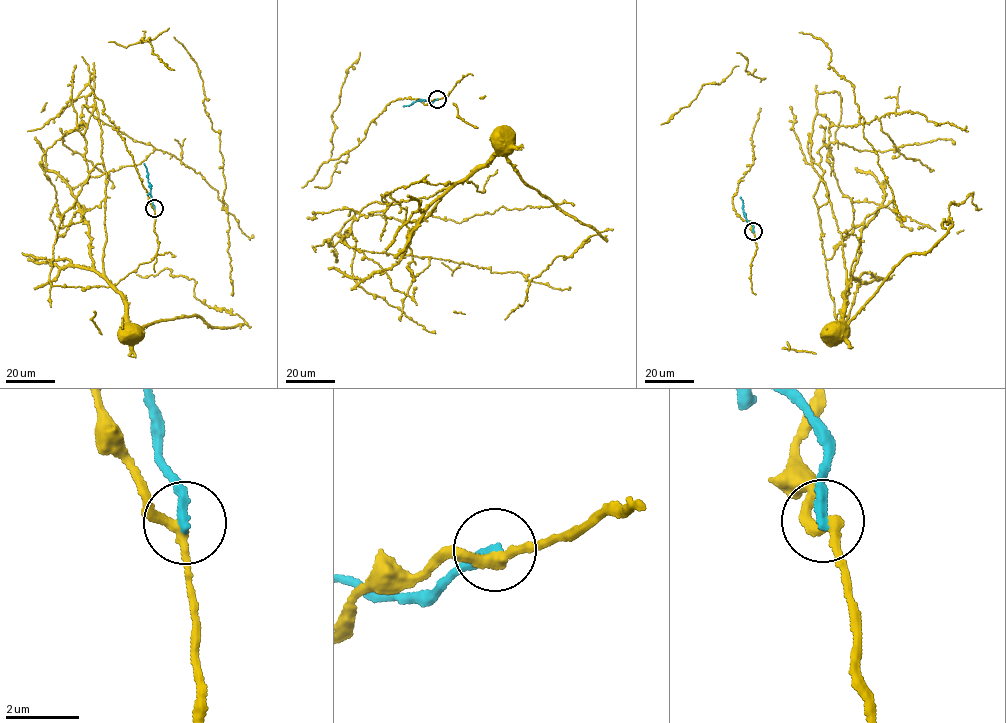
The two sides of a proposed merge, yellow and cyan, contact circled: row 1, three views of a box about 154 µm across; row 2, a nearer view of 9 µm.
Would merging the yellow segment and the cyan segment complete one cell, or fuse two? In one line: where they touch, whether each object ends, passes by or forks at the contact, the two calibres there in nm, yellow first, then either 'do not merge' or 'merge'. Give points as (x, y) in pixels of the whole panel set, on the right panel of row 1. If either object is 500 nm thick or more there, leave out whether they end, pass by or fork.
place (753, 231); yellow passes by; cyan ends; calibres 280 and 280 nm; do not merge

